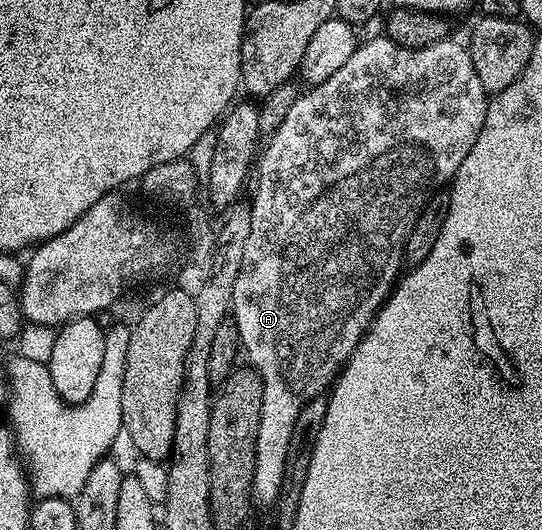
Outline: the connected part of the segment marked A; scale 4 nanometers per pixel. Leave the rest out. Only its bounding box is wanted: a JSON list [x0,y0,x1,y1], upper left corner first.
[230,37,490,508]

